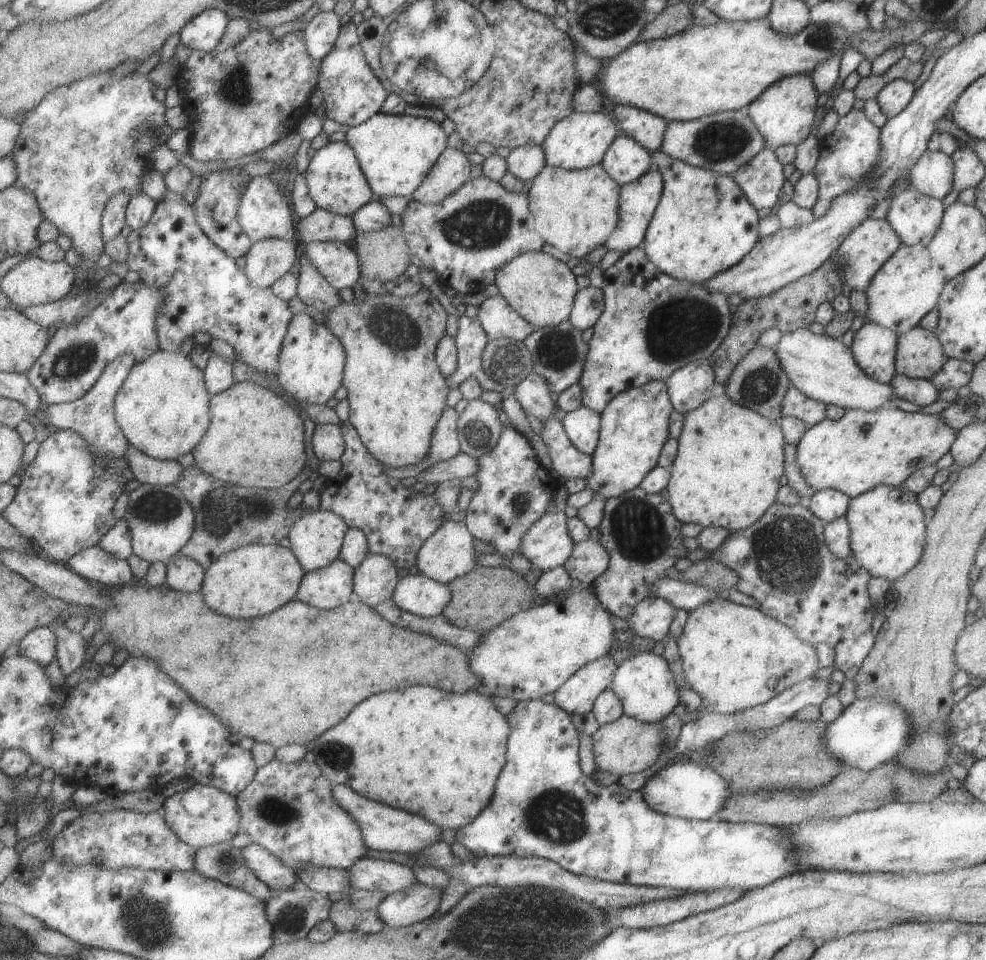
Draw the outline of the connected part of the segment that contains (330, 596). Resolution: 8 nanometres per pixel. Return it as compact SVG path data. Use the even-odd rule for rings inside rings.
M340 558L321 570L309 571L296 598L321 610L339 608L353 594L355 572L353 565Z

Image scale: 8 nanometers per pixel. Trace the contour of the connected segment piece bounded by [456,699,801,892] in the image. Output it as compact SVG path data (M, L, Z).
M543 700L518 701L514 711L508 714L512 734L508 740L508 763L501 771L500 778L496 784L496 794L493 795L492 803L485 808L477 818L467 826L457 830L456 840L467 848L477 859L483 857L499 855L517 855L543 857L555 861L565 870L578 875L587 875L598 881L614 882L619 884L632 884L635 886L652 886L672 888L673 890L684 891L710 891L711 889L720 889L723 887L740 888L744 891L768 885L793 873L798 873L800 868L796 865L796 854L794 853L794 844L790 836L778 826L764 825L757 823L730 823L727 821L706 821L695 819L680 819L679 817L668 817L656 813L643 798L643 794L637 791L630 791L622 787L618 782L609 786L596 784L588 776L581 772L579 764L579 728L573 726L571 715L565 709L562 709L555 702L545 704Z

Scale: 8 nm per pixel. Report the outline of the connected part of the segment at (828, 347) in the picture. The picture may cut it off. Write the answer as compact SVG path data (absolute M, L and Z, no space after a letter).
M808 328L781 333L774 353L790 386L817 402L844 409L872 411L890 405L889 399L894 396L889 383L878 383L869 378L857 366L852 350L825 333L816 334Z

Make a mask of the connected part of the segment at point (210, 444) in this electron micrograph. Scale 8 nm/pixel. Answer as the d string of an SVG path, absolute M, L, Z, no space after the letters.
M253 381L237 382L210 400L212 423L208 434L192 450L195 464L217 479L244 487L278 489L295 480L307 468L305 421L301 412L269 387Z

